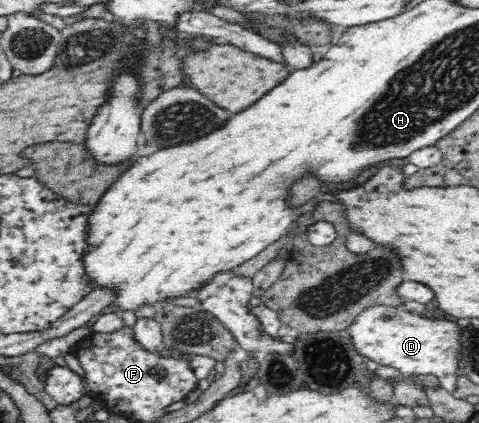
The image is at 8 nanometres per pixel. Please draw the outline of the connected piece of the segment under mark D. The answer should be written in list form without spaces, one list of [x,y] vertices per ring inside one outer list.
[[[377,305],[366,308],[354,320],[354,323],[348,326],[347,333],[349,333],[353,347],[359,355],[365,355],[367,359],[375,361],[378,365],[393,367],[401,372],[401,376],[437,376],[439,382],[441,382],[441,388],[448,392],[457,391],[457,377],[460,373],[460,371],[457,371],[457,365],[459,365],[459,335],[461,333],[459,333],[459,327],[455,323],[420,317],[420,315],[408,313],[400,307]]]

